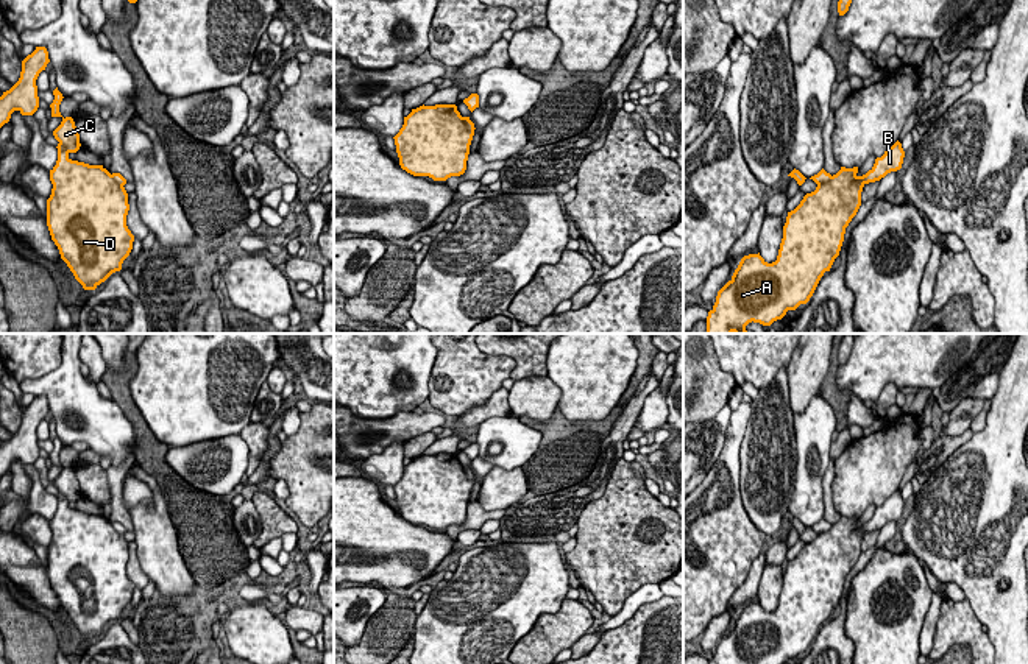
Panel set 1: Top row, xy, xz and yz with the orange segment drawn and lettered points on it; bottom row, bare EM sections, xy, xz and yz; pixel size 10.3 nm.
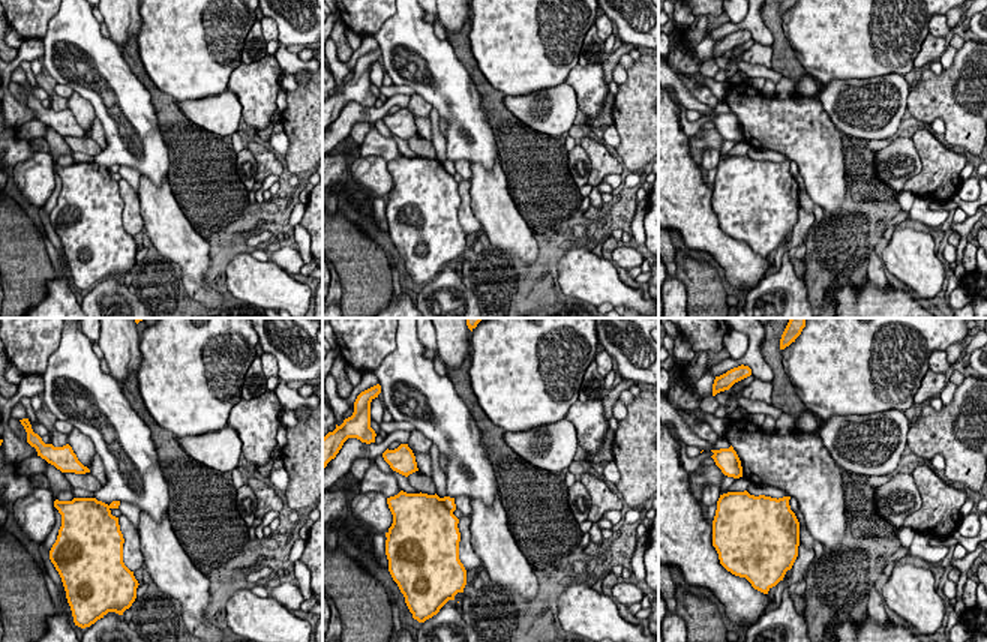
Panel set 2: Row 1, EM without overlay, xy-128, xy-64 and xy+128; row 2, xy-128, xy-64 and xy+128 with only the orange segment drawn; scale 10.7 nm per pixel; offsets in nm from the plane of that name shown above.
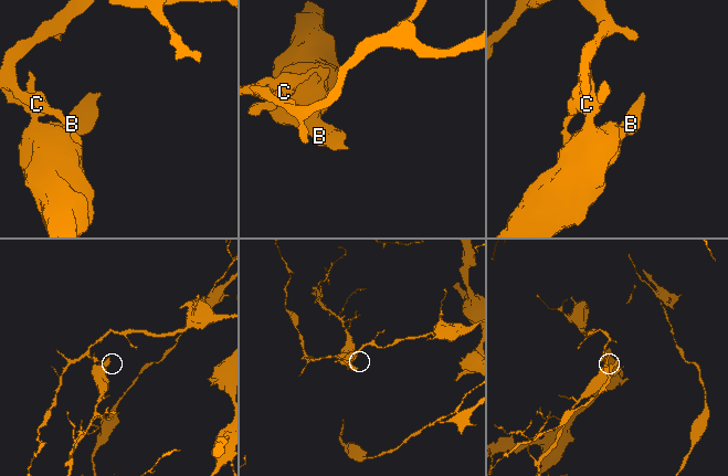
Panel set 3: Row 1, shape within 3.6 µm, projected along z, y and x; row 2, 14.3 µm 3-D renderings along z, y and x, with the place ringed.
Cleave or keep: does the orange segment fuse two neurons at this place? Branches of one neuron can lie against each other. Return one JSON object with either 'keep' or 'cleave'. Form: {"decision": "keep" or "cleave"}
{"decision": "cleave"}

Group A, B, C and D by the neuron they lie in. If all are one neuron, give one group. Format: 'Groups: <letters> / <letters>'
Groups: A B D / C

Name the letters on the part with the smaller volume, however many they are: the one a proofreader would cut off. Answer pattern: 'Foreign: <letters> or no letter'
Foreign: C

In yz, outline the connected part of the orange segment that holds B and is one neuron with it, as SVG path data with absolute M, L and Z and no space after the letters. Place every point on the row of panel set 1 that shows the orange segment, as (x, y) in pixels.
M897 140L881 157L875 159L866 175L858 176L858 167L841 167L828 182L817 184L814 192L806 193L800 204L788 212L777 260L767 263L760 253L744 256L732 279L718 291L716 302L707 316L707 334L747 334L749 323L771 326L788 310L806 304L824 273L830 271L839 256L845 228L861 206L863 187L900 170L903 157L905 151Z

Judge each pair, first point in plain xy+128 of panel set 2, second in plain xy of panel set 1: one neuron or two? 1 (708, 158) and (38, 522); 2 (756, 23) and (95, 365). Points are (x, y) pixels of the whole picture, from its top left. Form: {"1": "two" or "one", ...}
{"1": "one", "2": "one"}

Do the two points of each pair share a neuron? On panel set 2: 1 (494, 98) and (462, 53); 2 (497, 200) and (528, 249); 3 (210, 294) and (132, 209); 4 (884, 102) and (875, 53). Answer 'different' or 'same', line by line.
1: same
2: same
3: different
4: different

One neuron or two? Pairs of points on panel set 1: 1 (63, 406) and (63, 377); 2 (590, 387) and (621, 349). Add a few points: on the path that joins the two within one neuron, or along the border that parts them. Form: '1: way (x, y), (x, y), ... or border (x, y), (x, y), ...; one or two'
1: way (63, 399), (63, 384); one
2: way (593, 377), (612, 359); one

